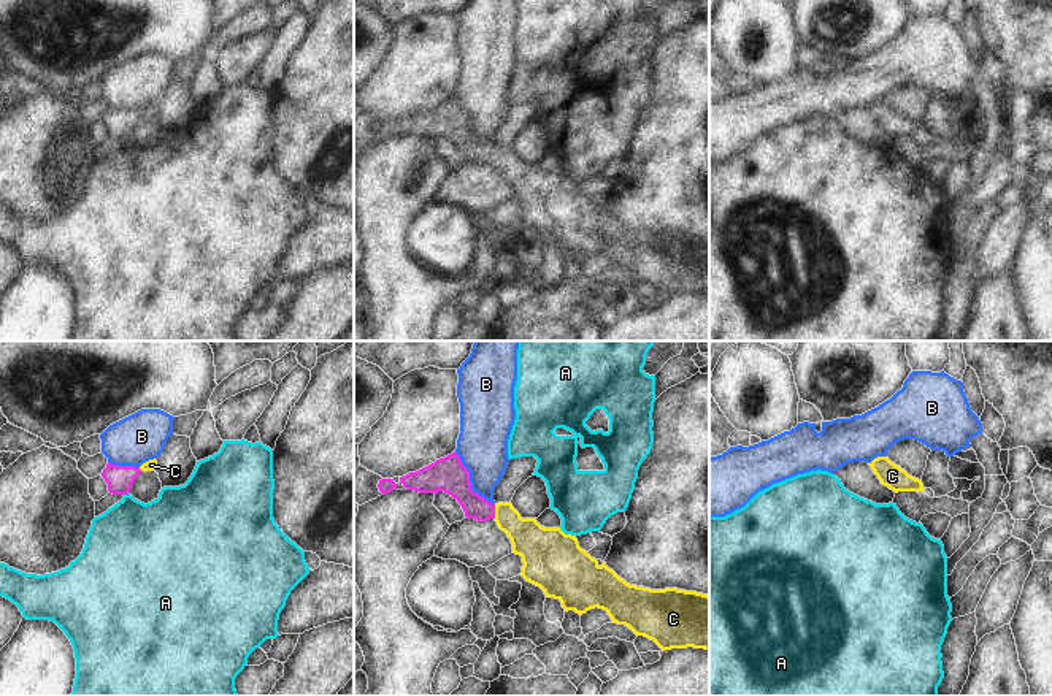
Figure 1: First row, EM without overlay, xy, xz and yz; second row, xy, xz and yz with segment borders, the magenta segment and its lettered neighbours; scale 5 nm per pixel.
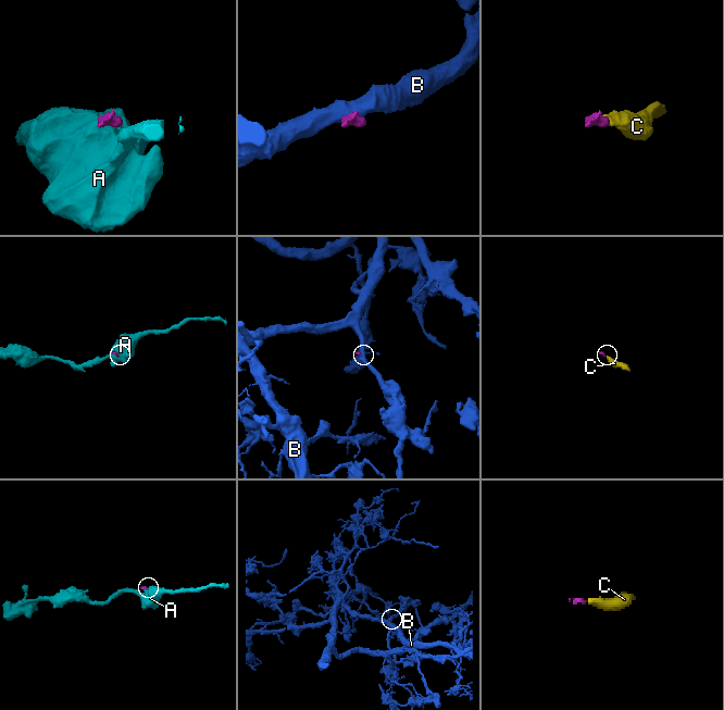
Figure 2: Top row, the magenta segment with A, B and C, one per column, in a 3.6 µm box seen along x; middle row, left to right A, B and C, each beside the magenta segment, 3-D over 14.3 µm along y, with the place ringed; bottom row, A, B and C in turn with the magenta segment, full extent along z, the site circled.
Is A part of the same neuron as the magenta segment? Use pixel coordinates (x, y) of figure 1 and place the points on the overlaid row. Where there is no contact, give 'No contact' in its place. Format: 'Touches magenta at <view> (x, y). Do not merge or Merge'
Touches magenta at xy (126, 493). Do not merge.

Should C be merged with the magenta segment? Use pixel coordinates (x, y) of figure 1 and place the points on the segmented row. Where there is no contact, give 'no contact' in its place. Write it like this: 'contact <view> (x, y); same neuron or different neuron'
contact xz (494, 511); same neuron

